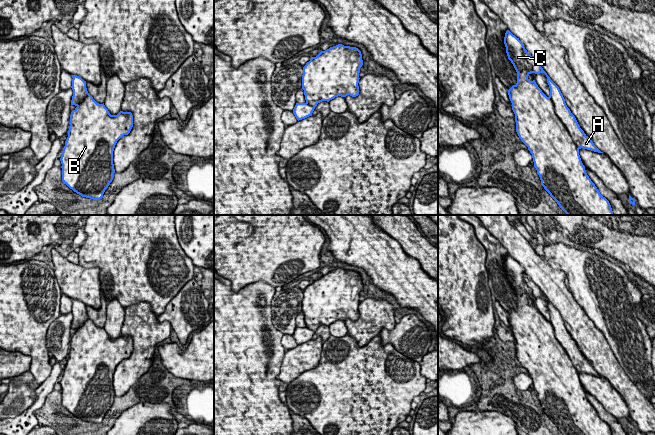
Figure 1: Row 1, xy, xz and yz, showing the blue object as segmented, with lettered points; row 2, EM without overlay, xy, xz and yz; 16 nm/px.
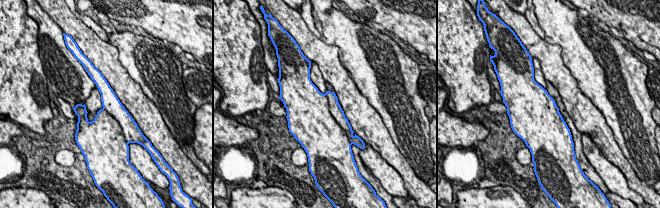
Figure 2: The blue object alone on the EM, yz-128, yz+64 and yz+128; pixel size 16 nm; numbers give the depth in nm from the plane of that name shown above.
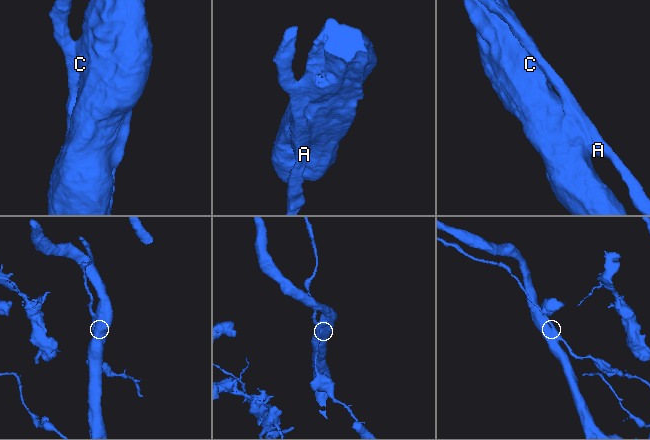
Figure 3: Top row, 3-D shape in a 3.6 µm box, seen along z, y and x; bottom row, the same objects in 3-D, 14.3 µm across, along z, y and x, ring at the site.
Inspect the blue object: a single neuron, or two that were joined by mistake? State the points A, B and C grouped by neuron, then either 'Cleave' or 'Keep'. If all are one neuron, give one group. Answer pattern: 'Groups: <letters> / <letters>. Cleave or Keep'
Groups: A / B C. Cleave

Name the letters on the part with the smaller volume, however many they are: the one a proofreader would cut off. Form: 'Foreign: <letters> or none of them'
Foreign: A

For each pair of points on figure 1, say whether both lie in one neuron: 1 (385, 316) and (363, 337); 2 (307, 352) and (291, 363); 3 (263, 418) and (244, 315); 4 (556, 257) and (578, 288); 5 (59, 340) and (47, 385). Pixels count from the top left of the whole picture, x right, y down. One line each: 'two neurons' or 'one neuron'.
1: one neuron
2: one neuron
3: one neuron
4: one neuron
5: two neurons

